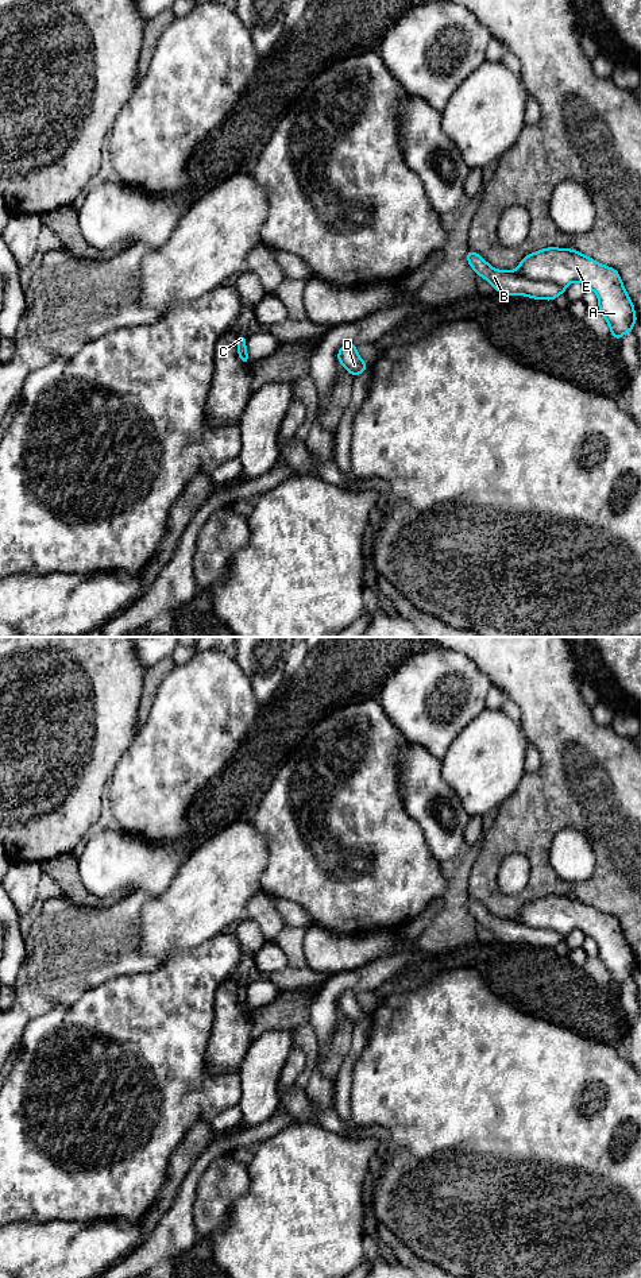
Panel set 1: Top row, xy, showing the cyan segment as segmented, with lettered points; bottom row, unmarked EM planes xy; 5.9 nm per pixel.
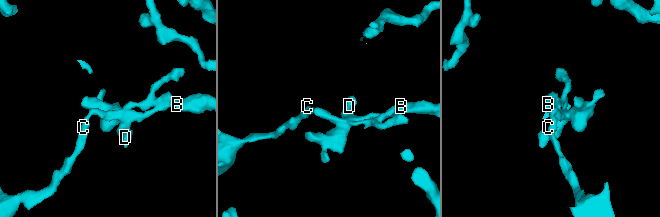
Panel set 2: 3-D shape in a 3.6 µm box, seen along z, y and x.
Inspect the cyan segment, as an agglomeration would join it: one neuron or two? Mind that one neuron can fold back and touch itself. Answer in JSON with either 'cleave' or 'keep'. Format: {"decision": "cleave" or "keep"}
{"decision": "cleave"}

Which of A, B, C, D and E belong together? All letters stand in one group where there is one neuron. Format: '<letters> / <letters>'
A B D E / C

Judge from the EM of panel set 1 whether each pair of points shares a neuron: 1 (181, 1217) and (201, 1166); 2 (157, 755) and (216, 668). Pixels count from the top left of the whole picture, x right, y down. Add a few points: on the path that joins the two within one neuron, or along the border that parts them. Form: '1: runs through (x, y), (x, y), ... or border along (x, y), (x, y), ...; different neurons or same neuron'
1: runs through (182, 1205), (192, 1178); same neuron
2: runs through (178, 733), (208, 703), (211, 690); same neuron

